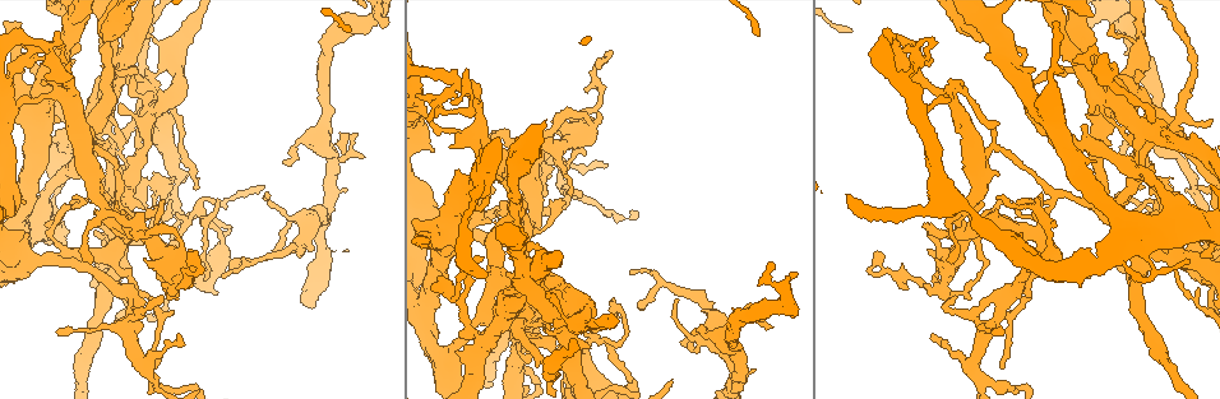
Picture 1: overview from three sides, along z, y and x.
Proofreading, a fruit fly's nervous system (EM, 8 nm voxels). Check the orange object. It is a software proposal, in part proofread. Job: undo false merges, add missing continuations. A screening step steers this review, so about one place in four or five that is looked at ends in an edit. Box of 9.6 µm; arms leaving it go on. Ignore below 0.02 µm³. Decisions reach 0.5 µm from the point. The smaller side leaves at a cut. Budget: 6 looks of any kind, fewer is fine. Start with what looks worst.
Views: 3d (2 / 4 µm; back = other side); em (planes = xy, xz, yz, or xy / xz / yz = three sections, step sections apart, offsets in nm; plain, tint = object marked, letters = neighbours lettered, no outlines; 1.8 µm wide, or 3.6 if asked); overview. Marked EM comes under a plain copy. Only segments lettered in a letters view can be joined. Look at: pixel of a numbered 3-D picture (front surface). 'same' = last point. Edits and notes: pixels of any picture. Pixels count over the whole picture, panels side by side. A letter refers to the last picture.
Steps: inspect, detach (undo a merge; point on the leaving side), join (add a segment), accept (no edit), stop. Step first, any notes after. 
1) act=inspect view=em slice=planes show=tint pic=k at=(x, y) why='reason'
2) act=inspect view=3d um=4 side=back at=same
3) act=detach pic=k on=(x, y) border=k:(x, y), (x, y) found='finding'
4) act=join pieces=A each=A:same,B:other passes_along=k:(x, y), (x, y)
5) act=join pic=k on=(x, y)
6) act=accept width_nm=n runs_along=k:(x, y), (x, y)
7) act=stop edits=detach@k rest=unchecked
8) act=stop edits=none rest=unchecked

act=inspect view=em slice=planes show=tint pic=1 at=(1134, 90) why='closes a loop'

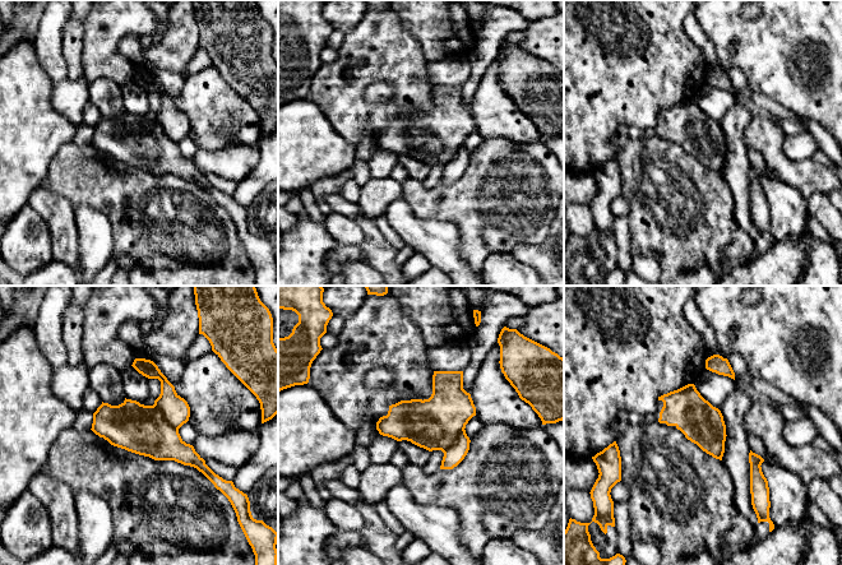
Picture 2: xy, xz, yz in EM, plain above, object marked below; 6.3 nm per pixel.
act=inspect view=em slice=planes show=letters at=same why='what lies round it'

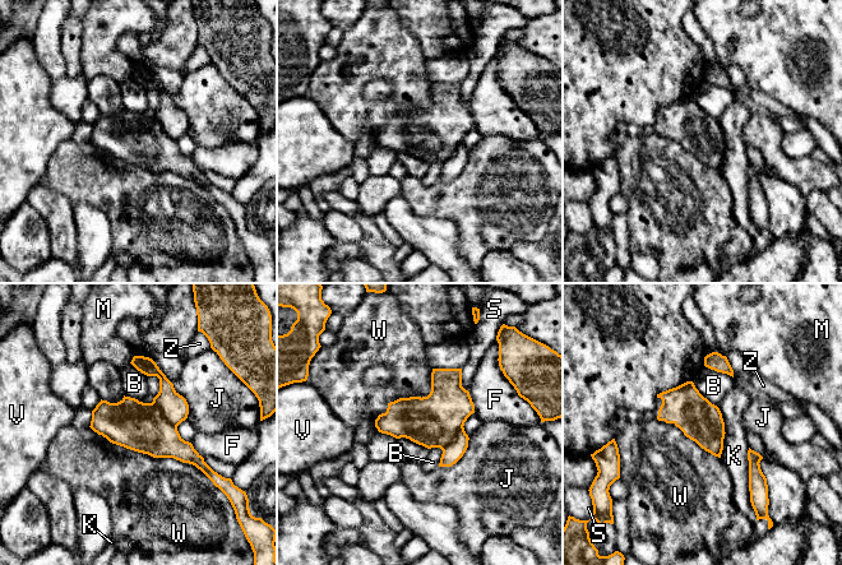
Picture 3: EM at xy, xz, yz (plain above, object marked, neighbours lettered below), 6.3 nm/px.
act=accept each=B:other,F:other,J:other,K:other,M:other,S:other,V:other,W:other,Z:other border=3:(748, 448), (748, 490), (752, 503) found='one neuron here'

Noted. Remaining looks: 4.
act=inspect view=3d um=2 pic=1 at=(1129, 170) why='a narrow waist'

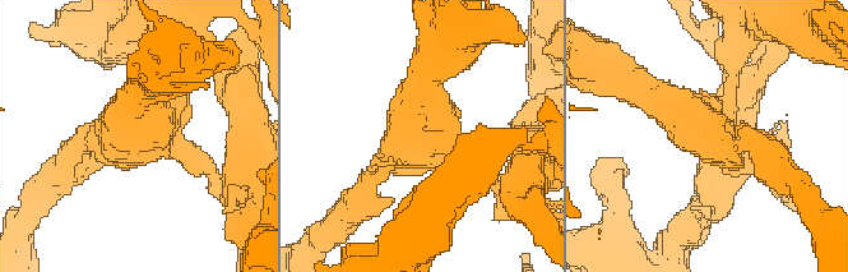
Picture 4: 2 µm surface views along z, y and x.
act=inspect view=em slice=xy step=16 show=tint pic=4 at=(428, 147) arms=4 why='shape alone is not enough'

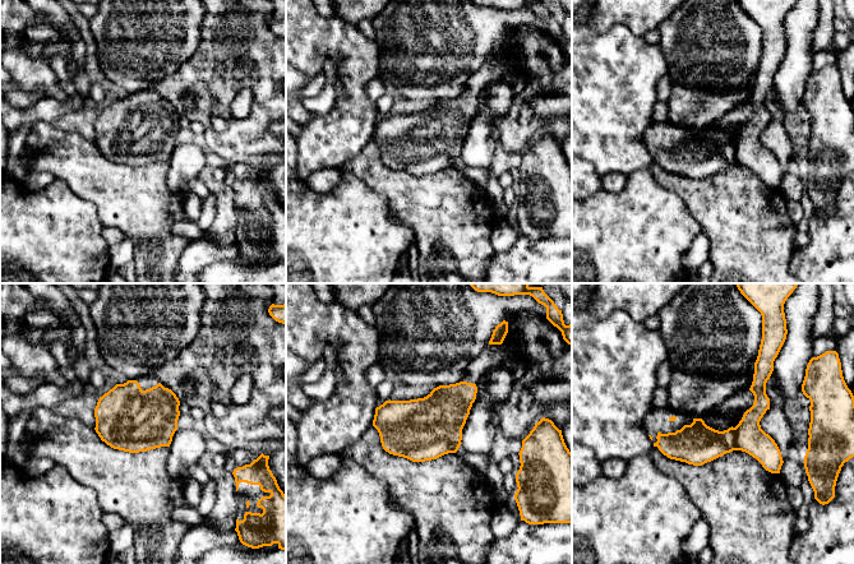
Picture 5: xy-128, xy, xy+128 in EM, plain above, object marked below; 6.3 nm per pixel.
act=inspect view=em slice=planes show=letters at=same

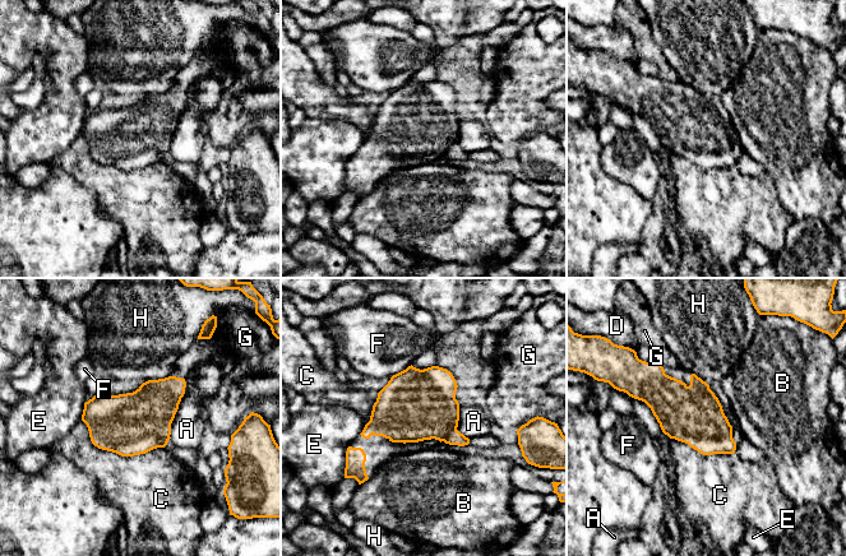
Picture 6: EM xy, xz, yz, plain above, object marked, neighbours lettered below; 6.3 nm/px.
act=accept width_nm=380 longest_contact=C:550nm each=A:other,B:other,C:other,D:other,E:other,F:other,G:other,H:other found='one neuron here'

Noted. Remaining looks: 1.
act=inspect view=em slice=planes show=letters pic=1 at=(1009, 311) why='an open end'

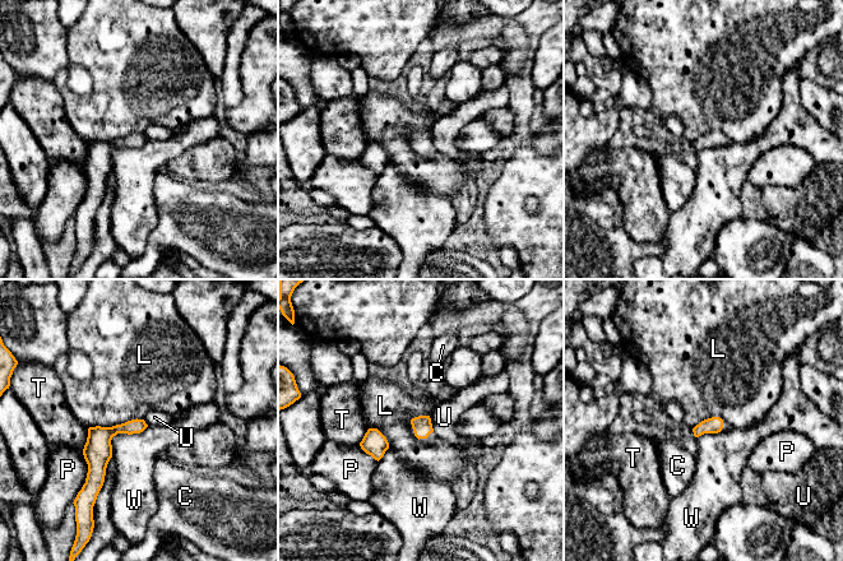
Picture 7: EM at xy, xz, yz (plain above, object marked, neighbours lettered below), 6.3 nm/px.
act=accept each=C:other,L:other,P:other,T:other,U:other,W:other border=7:(143, 418), (88, 429) found='no lettered segment goes on from it'

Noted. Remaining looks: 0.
act=stop edits=none rest=unchecked

